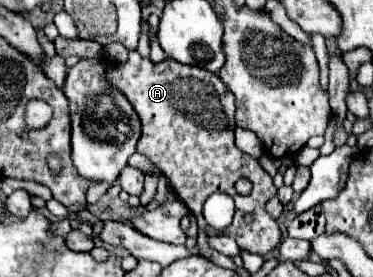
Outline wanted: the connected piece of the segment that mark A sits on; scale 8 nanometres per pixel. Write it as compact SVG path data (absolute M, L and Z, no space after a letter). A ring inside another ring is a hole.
M134 51L130 53L128 63L112 63L106 79L128 97L140 115L142 137L138 141L138 153L146 155L168 177L172 191L196 215L198 225L206 231L206 235L214 235L216 229L208 227L204 221L202 205L208 195L220 191L236 201L234 221L220 233L232 237L240 249L258 255L266 255L280 245L282 233L278 223L264 209L268 199L276 195L276 187L260 163L236 147L234 95L216 73L200 67L188 67L178 61L170 61L168 57L154 65L150 59L144 59ZM238 179L248 179L252 183L250 195L240 195L234 189ZM244 215L252 215L252 223L246 223Z

